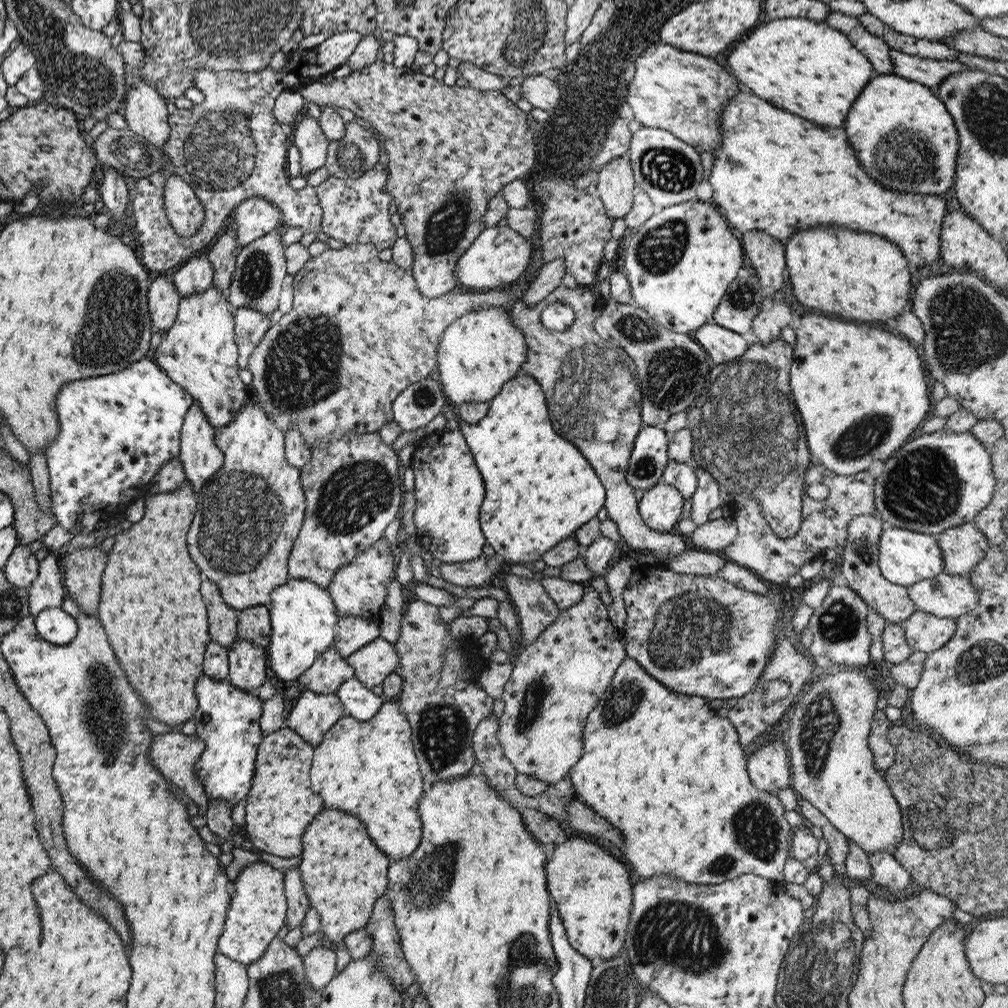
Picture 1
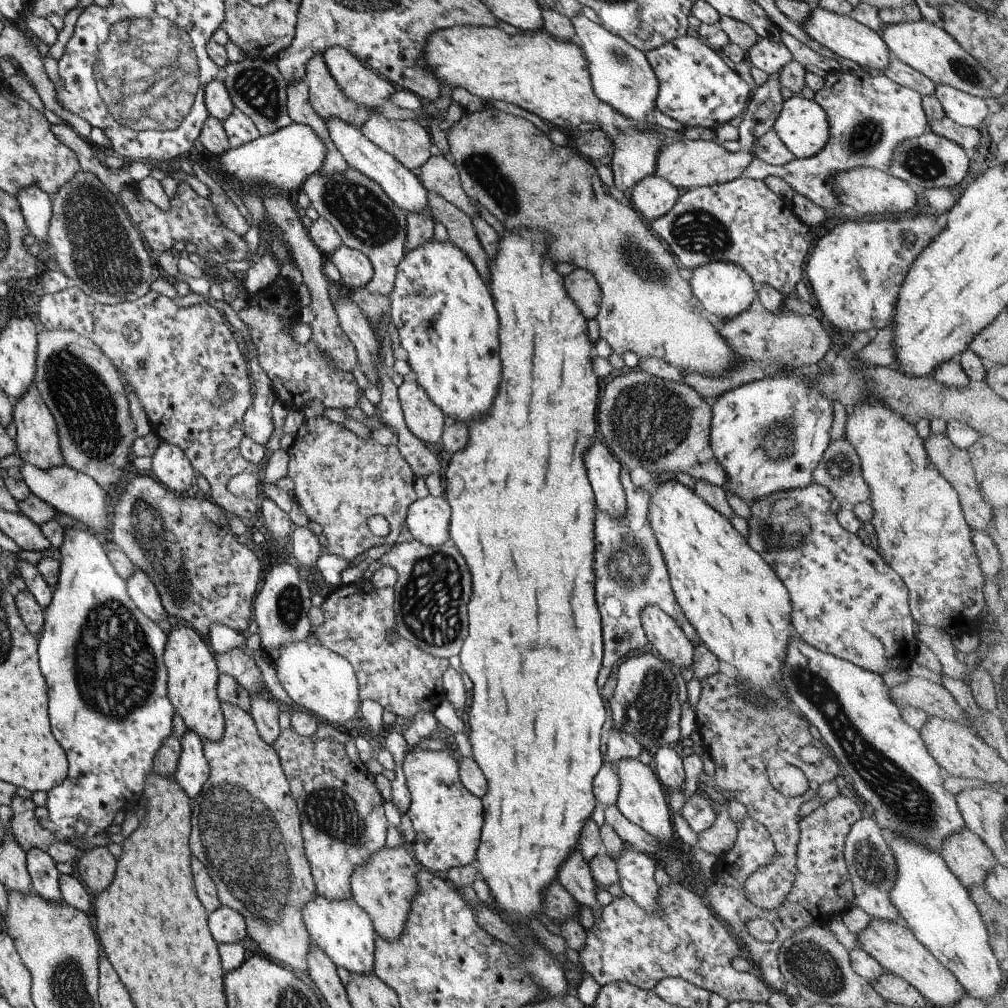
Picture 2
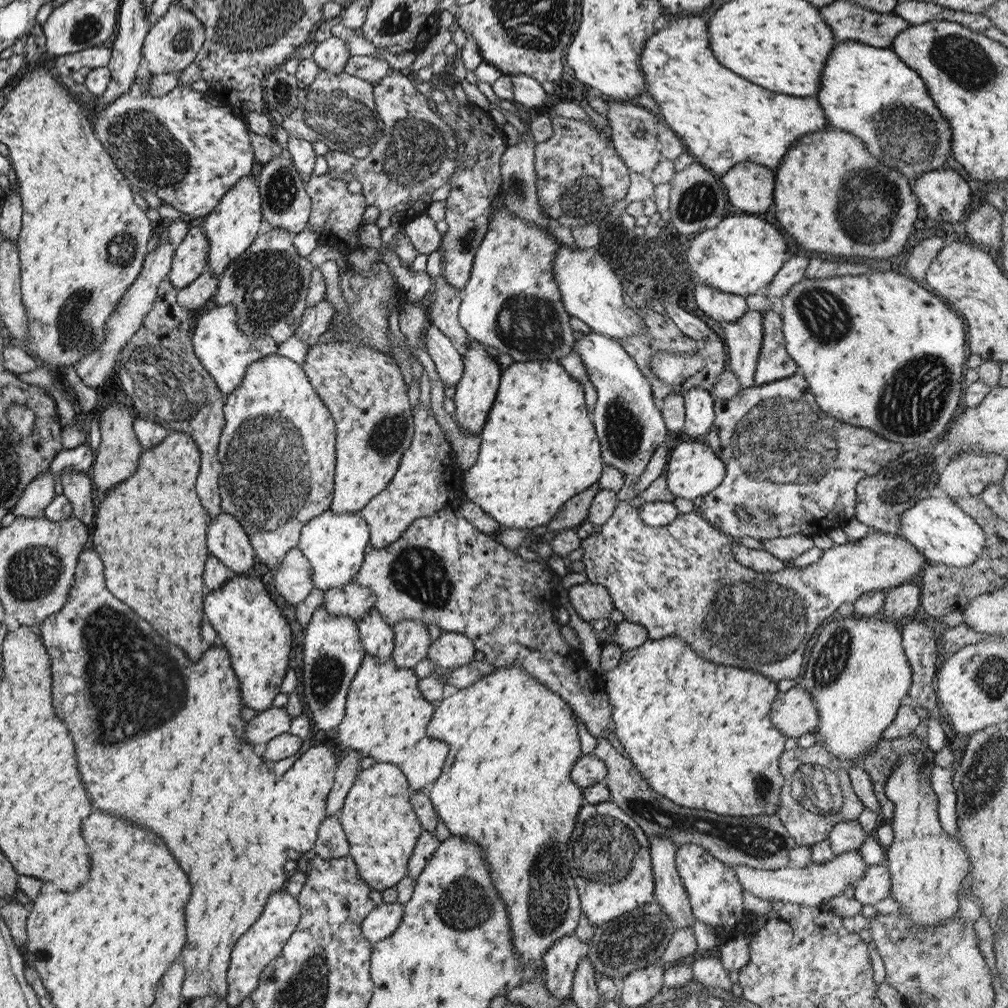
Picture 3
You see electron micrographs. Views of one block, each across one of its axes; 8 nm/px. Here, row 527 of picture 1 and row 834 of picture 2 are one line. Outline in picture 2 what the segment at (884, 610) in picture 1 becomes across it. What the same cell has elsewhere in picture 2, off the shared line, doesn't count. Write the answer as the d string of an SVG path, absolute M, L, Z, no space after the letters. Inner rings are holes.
M861 818L851 826L844 841L843 857L852 883L853 906L861 909L871 919L889 923L899 922L899 914L891 905L888 894L896 874L895 860L886 836L873 819Z

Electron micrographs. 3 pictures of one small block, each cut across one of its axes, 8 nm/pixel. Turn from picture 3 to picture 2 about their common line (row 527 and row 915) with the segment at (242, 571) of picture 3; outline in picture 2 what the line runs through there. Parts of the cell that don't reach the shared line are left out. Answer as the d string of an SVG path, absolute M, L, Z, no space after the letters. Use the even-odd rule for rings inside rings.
M221 906L207 918L209 932L217 944L239 943L246 937L243 918L235 910Z

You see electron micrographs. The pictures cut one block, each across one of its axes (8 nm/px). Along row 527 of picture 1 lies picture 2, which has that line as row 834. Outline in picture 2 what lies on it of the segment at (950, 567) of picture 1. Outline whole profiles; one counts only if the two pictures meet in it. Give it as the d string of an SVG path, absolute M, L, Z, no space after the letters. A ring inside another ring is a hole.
M967 828L951 834L938 854L951 875L969 892L984 883L987 874L997 865L985 844Z

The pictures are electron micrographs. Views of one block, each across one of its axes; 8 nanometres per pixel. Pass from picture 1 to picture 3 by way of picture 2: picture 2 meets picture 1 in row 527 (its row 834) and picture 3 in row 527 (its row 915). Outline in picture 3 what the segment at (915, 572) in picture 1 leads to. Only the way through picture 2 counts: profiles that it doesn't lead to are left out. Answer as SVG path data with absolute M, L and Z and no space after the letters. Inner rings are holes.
M948 497L922 499L899 516L899 536L915 546L926 564L964 568L985 550L981 528Z

